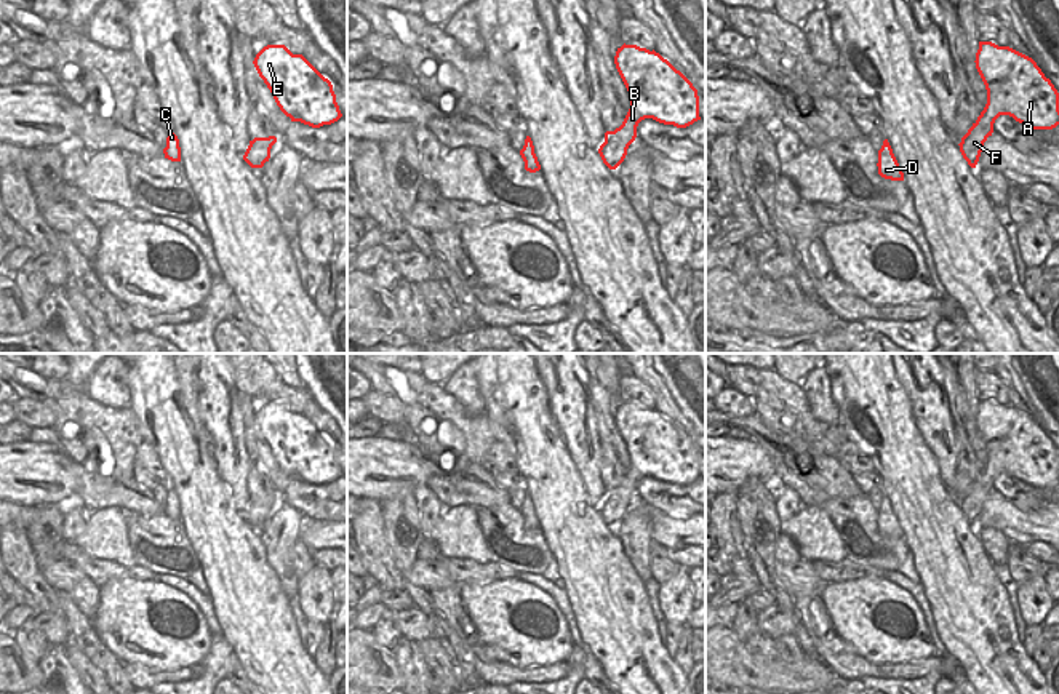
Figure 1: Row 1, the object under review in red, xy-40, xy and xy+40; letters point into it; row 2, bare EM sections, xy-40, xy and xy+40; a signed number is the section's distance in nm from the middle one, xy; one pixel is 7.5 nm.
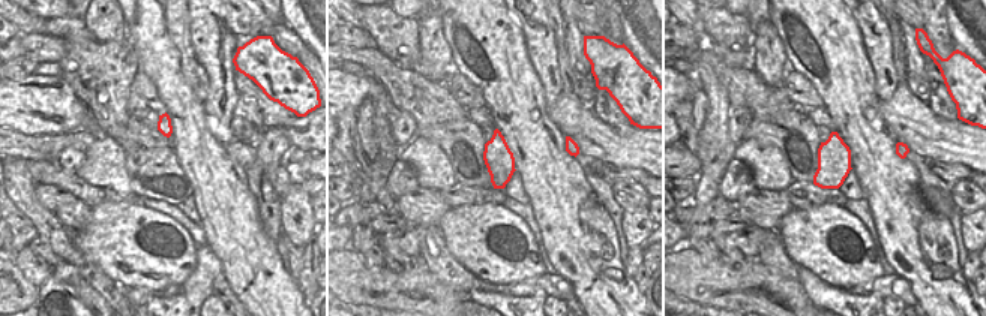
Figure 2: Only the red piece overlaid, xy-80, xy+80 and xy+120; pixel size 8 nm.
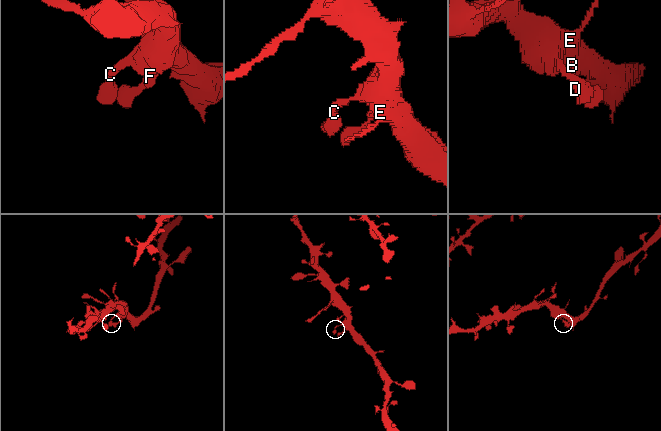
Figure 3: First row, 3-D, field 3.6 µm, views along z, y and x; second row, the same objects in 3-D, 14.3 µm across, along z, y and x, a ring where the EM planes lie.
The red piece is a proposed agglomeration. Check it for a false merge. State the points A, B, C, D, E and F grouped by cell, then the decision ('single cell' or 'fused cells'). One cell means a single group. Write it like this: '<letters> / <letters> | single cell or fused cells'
A B C D E F | single cell

